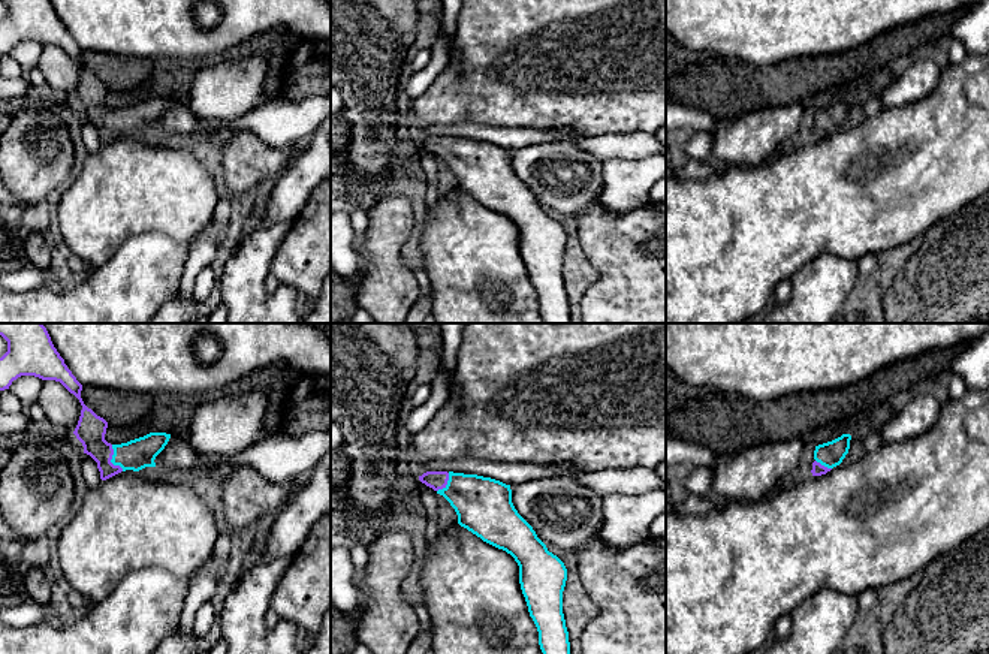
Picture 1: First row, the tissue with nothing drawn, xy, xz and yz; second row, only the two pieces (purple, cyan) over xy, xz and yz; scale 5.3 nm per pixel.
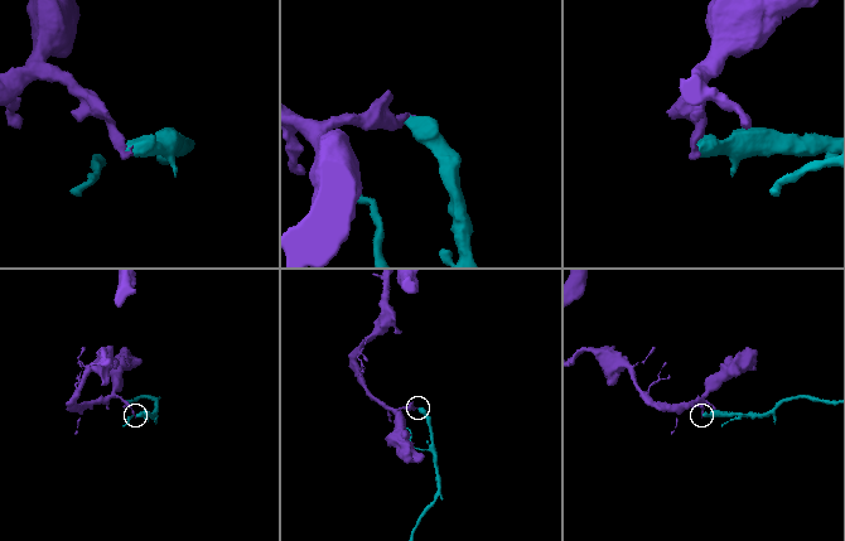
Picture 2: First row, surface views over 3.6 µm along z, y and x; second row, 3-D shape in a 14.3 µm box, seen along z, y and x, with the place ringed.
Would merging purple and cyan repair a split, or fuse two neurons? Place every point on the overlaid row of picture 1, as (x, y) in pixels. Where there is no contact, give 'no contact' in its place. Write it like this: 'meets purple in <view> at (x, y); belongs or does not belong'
meets purple in xy at (111, 458); belongs

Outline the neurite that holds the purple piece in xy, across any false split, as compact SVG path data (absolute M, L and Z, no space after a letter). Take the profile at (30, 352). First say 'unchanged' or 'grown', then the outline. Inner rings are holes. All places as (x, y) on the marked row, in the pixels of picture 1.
grown | M0 323L0 335L7 341L7 352L0 358L0 391L9 389L21 376L60 382L82 406L73 434L82 443L84 453L97 462L102 480L126 470L156 467L154 459L171 434L150 433L127 443L108 443L108 422L84 404L82 385L64 364L42 323Z

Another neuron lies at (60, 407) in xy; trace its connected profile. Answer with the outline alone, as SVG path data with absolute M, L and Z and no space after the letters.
M43 380L36 403L52 425L75 431L82 406L60 382Z

